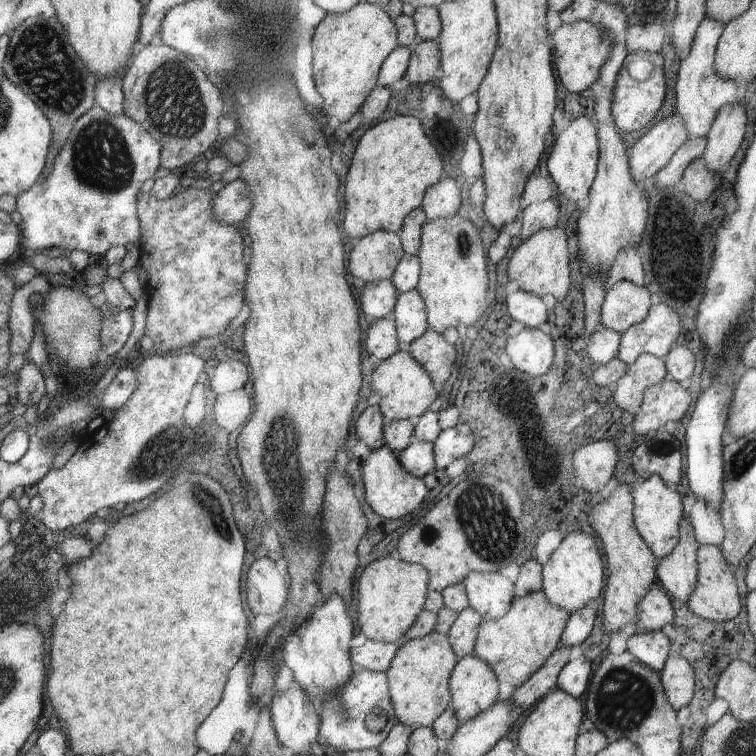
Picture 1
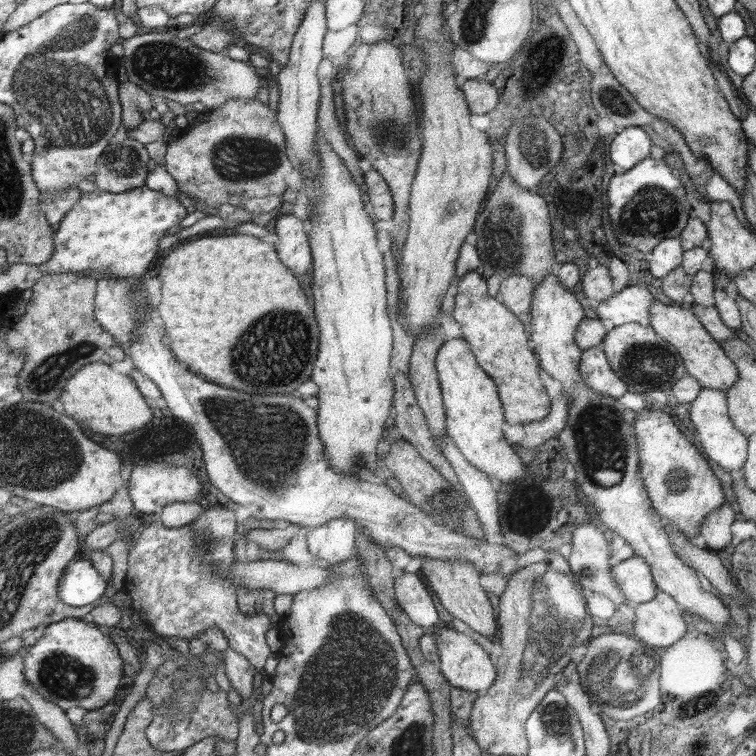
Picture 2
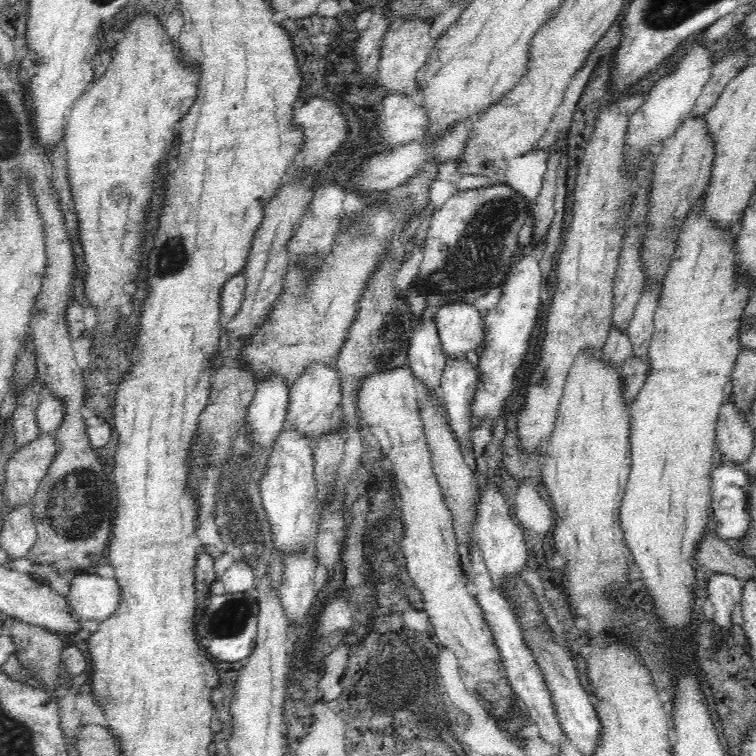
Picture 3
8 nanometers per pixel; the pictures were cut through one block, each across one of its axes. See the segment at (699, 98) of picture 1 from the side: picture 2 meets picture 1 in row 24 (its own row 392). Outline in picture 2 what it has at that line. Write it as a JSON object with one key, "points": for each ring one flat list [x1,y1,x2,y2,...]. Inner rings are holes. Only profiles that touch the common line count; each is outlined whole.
{"points":[[701,388,697,398,689,406,689,420,695,428,699,446,703,454,719,464,725,472,731,472,733,476,739,474,743,464,747,462,747,436,733,424,733,420,727,414,727,396,721,390]]}

